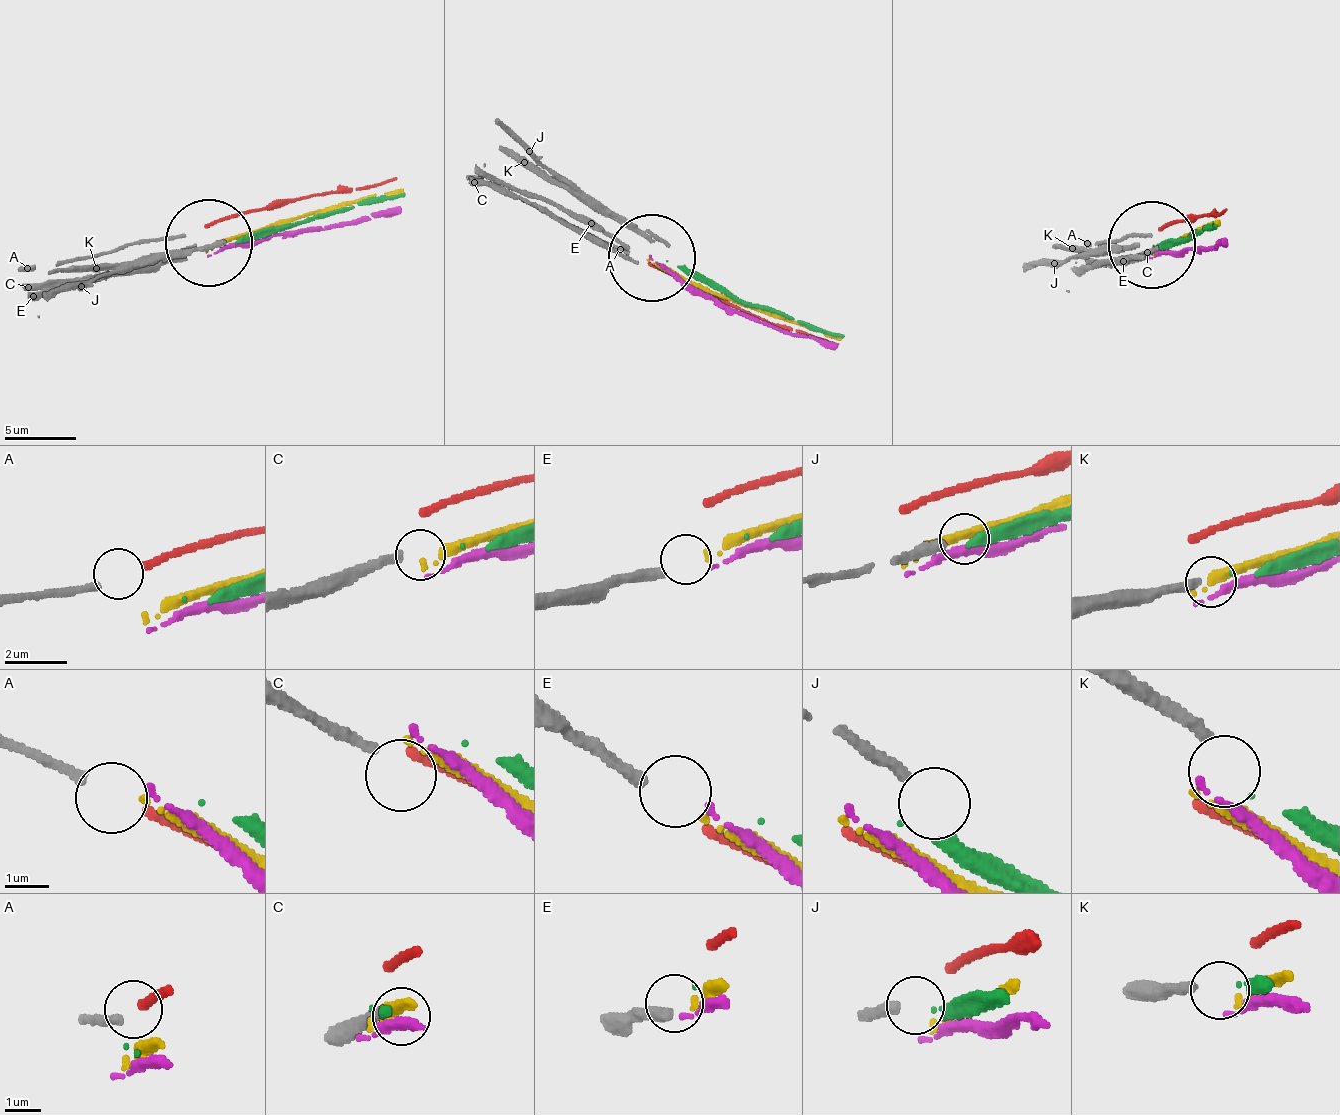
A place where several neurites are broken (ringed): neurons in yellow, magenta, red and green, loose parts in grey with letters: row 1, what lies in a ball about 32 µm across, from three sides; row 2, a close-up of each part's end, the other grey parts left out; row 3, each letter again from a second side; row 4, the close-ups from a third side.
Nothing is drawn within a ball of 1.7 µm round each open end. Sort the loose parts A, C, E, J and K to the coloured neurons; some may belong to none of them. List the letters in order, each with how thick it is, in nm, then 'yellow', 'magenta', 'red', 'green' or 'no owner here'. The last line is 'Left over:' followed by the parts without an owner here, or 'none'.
A: 240 nm thick; red
C: 240 nm thick; no owner here
E: 300 nm thick; yellow
J: 280 nm thick; no owner here
K: 280 nm thick; green
Left over: C, J

